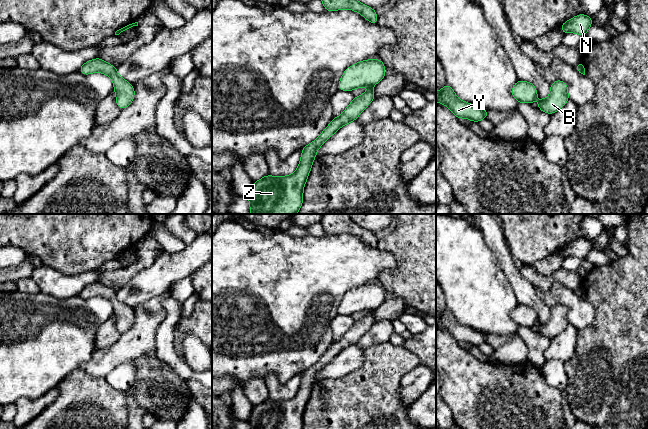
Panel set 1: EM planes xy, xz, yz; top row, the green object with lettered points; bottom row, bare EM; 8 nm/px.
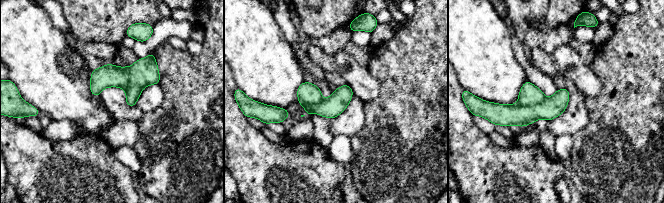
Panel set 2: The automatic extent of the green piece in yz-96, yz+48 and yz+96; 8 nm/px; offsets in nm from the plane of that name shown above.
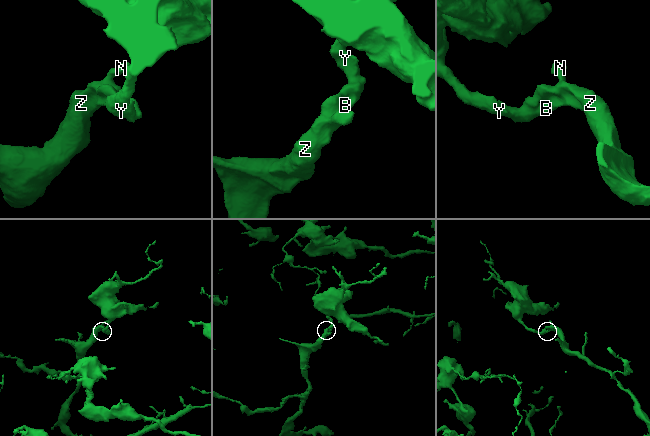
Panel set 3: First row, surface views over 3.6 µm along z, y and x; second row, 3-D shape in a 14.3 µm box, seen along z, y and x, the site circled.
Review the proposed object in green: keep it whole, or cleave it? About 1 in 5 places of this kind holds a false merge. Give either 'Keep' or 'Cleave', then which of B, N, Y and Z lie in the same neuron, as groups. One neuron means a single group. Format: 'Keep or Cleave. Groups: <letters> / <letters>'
Keep. Groups: B N Y Z

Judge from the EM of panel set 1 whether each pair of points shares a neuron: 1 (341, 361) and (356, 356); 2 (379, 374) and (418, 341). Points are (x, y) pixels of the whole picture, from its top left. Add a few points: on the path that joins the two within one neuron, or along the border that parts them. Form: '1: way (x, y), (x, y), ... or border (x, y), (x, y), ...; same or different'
1: way (345, 360), (352, 357); same
2: border (402, 346), (412, 352), (420, 364); different

